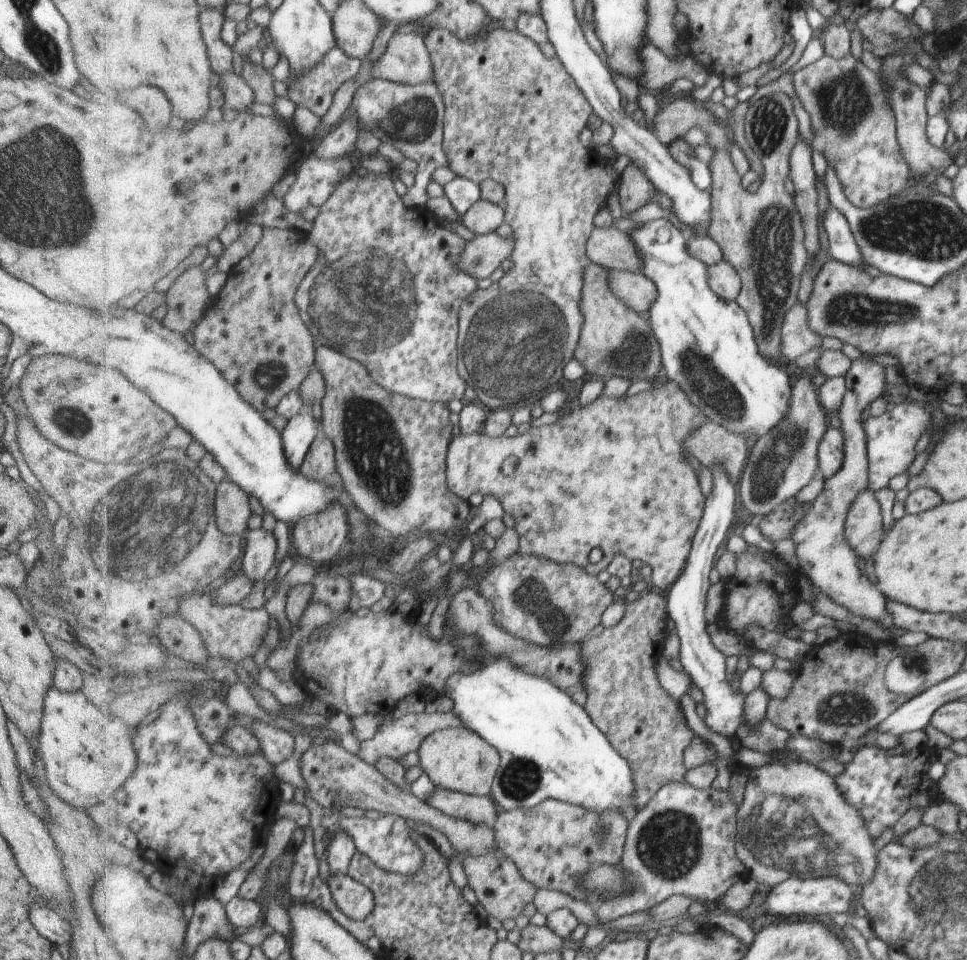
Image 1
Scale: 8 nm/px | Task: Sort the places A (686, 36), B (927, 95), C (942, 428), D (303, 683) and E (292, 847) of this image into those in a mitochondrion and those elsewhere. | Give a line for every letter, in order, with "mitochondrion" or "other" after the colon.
A: other
B: other
C: other
D: other
E: other

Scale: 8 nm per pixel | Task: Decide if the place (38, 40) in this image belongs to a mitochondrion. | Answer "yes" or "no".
yes

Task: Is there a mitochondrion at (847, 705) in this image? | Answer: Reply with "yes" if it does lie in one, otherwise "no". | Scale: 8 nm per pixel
yes

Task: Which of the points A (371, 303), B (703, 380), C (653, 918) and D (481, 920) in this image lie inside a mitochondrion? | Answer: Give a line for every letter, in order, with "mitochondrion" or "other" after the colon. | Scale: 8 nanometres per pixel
A: mitochondrion
B: mitochondrion
C: other
D: other

